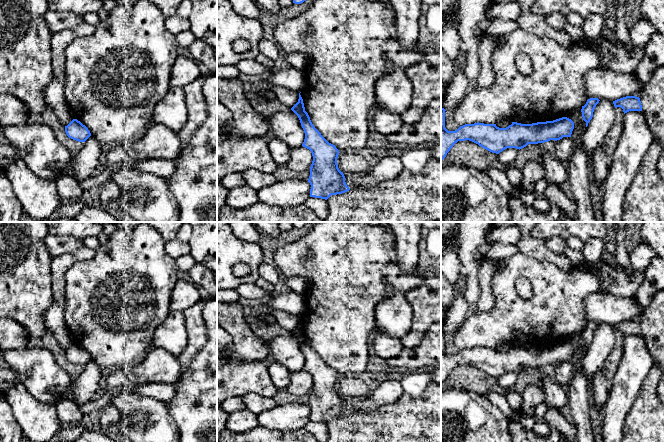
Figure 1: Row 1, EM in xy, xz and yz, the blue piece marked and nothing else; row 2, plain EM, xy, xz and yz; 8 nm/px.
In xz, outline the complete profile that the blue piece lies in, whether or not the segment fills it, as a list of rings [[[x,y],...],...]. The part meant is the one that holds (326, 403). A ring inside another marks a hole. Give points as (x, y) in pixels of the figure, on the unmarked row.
[[[300,317],[298,326],[291,332],[291,334],[298,340],[305,357],[305,363],[302,370],[309,373],[313,380],[313,385],[310,391],[310,400],[308,403],[308,406],[311,409],[310,421],[327,424],[331,419],[342,418],[349,415],[350,413],[345,406],[345,400],[343,396],[339,394],[337,388],[339,374],[335,369],[329,367],[314,351],[308,337],[305,335]]]

